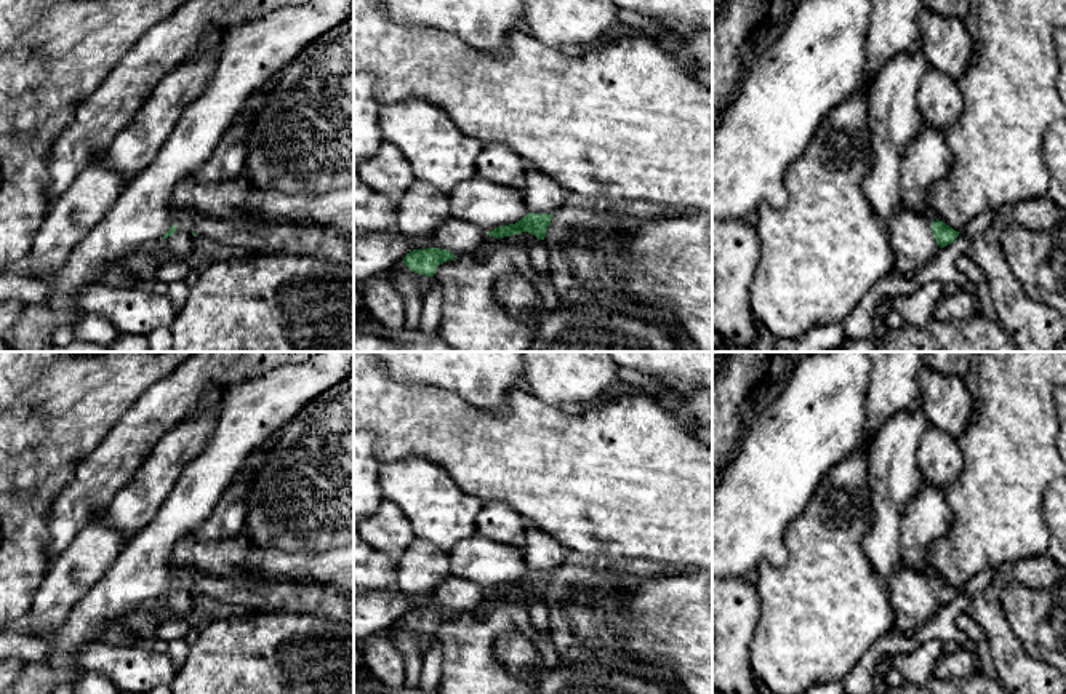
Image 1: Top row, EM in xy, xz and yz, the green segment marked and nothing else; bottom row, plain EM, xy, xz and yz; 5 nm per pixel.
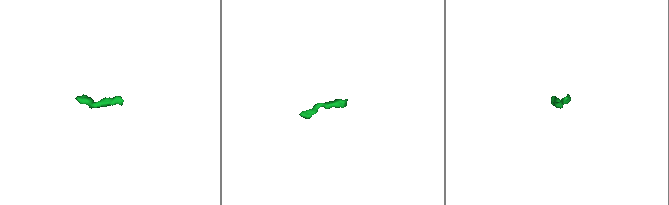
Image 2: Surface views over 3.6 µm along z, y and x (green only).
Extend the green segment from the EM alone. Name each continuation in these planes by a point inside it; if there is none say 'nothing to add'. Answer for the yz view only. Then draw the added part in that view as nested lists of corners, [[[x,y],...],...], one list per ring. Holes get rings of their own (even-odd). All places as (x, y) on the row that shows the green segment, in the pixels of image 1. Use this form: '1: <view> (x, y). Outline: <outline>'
nothing to add

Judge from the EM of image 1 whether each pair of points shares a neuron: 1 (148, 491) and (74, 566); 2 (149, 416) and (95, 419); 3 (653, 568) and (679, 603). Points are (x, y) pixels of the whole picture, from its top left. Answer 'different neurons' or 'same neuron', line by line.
1: same neuron
2: different neurons
3: different neurons

